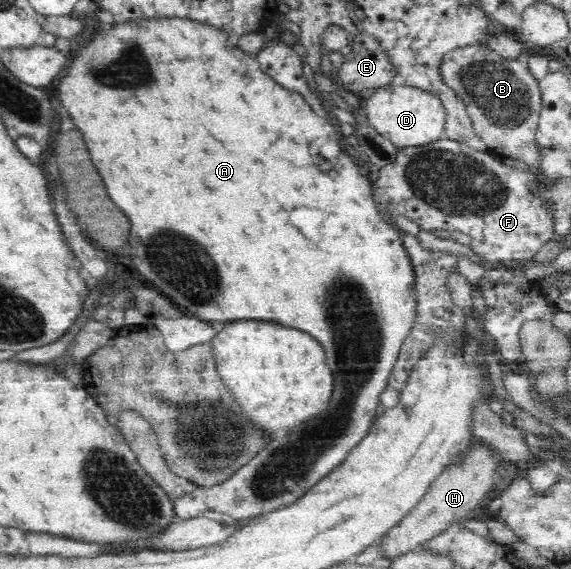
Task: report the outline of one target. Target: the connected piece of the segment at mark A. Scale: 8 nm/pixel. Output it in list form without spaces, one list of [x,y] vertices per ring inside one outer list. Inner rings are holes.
[[[161,18],[161,19],[153,19],[151,21],[143,21],[139,20],[123,22],[123,23],[113,23],[113,25],[109,27],[102,27],[96,30],[91,35],[91,40],[86,46],[74,47],[71,55],[71,63],[69,63],[68,69],[65,71],[57,81],[59,83],[55,83],[52,91],[57,97],[59,97],[59,101],[61,101],[61,105],[69,111],[69,115],[75,119],[75,123],[77,123],[77,127],[79,127],[79,131],[83,133],[83,137],[85,137],[85,143],[87,143],[87,147],[89,147],[89,153],[91,153],[91,159],[93,159],[93,163],[95,163],[95,167],[99,169],[99,173],[103,175],[103,181],[105,181],[105,185],[107,185],[107,191],[109,191],[109,195],[111,195],[111,199],[125,213],[127,213],[127,217],[131,219],[131,227],[130,234],[128,235],[127,243],[130,244],[130,247],[133,247],[133,263],[139,267],[139,271],[141,271],[141,275],[145,275],[145,279],[149,279],[159,291],[163,291],[169,300],[175,305],[180,311],[181,315],[187,316],[190,318],[197,318],[207,323],[212,321],[218,321],[226,323],[231,323],[231,321],[265,321],[267,323],[279,323],[279,325],[283,327],[293,327],[293,329],[301,329],[301,331],[305,331],[305,333],[309,333],[309,336],[317,339],[323,347],[325,347],[325,353],[327,353],[327,365],[329,365],[329,369],[333,369],[334,375],[334,390],[333,397],[331,397],[331,403],[329,403],[329,407],[327,407],[327,411],[329,413],[319,413],[315,419],[311,419],[311,421],[307,421],[307,423],[301,424],[299,427],[296,427],[293,430],[293,435],[289,435],[288,439],[285,439],[283,443],[279,443],[279,445],[271,445],[268,448],[263,448],[258,453],[257,457],[254,457],[248,464],[241,466],[229,479],[218,483],[217,485],[212,485],[211,487],[199,487],[195,488],[195,491],[191,491],[191,493],[187,493],[187,495],[181,495],[181,497],[177,497],[174,500],[174,508],[176,515],[183,519],[196,518],[199,516],[203,516],[203,512],[207,510],[218,511],[221,513],[229,514],[237,523],[242,524],[243,522],[249,522],[250,520],[255,519],[256,516],[263,515],[265,513],[272,512],[277,508],[281,508],[283,506],[287,506],[299,499],[299,497],[303,497],[317,481],[321,481],[321,477],[325,477],[325,475],[329,475],[337,465],[341,465],[341,461],[345,461],[345,457],[349,455],[349,451],[353,449],[361,441],[369,429],[371,429],[372,423],[375,420],[375,408],[380,404],[380,397],[383,393],[383,390],[388,387],[389,378],[391,372],[393,371],[395,362],[398,360],[398,355],[405,341],[405,338],[409,336],[411,333],[411,329],[413,329],[413,325],[415,325],[415,315],[416,315],[416,307],[417,307],[417,288],[415,288],[415,270],[413,270],[413,265],[411,264],[411,258],[405,249],[402,237],[404,232],[399,230],[399,228],[394,225],[394,223],[386,217],[385,214],[377,211],[378,204],[376,201],[373,201],[373,191],[371,191],[371,183],[369,183],[369,179],[367,177],[363,177],[361,175],[361,171],[359,171],[359,167],[357,167],[357,163],[347,155],[347,153],[341,153],[339,155],[339,161],[337,161],[337,165],[331,169],[331,171],[327,171],[327,173],[323,173],[317,165],[313,165],[313,157],[311,157],[311,153],[309,153],[309,145],[313,143],[313,141],[317,141],[317,139],[339,139],[337,135],[337,131],[335,131],[335,127],[331,125],[331,121],[336,123],[333,118],[323,118],[319,117],[319,115],[315,115],[309,103],[305,101],[303,96],[296,91],[285,89],[281,84],[277,83],[270,75],[267,75],[263,70],[260,69],[258,60],[255,58],[249,57],[248,53],[244,51],[239,51],[231,41],[229,41],[229,35],[227,33],[223,33],[223,31],[219,31],[219,29],[214,28],[213,26],[202,24],[201,22],[196,22],[190,19],[183,18]],[[151,59],[151,81],[145,81],[145,79],[141,79],[141,75],[143,75],[143,61],[149,61]],[[307,215],[309,215],[309,221],[313,221],[313,217],[315,217],[315,223],[311,225],[299,225],[299,221],[301,219],[307,219]]]

